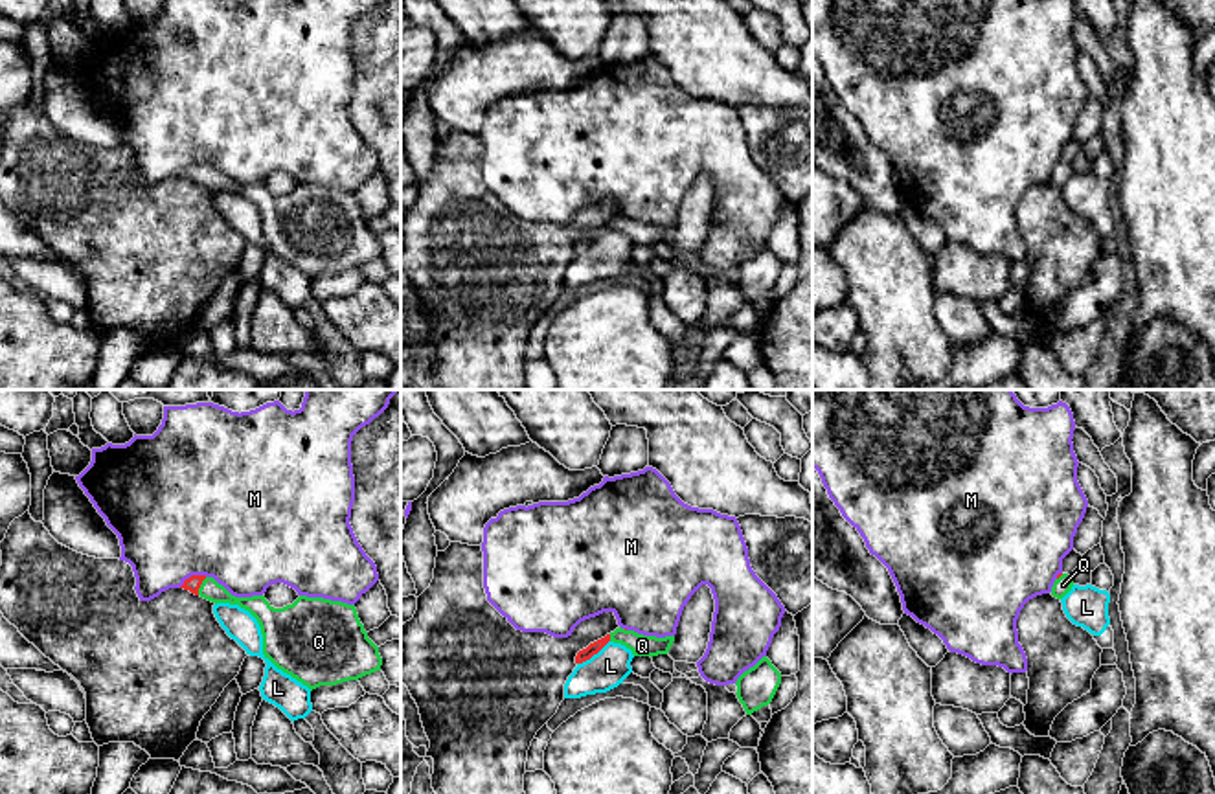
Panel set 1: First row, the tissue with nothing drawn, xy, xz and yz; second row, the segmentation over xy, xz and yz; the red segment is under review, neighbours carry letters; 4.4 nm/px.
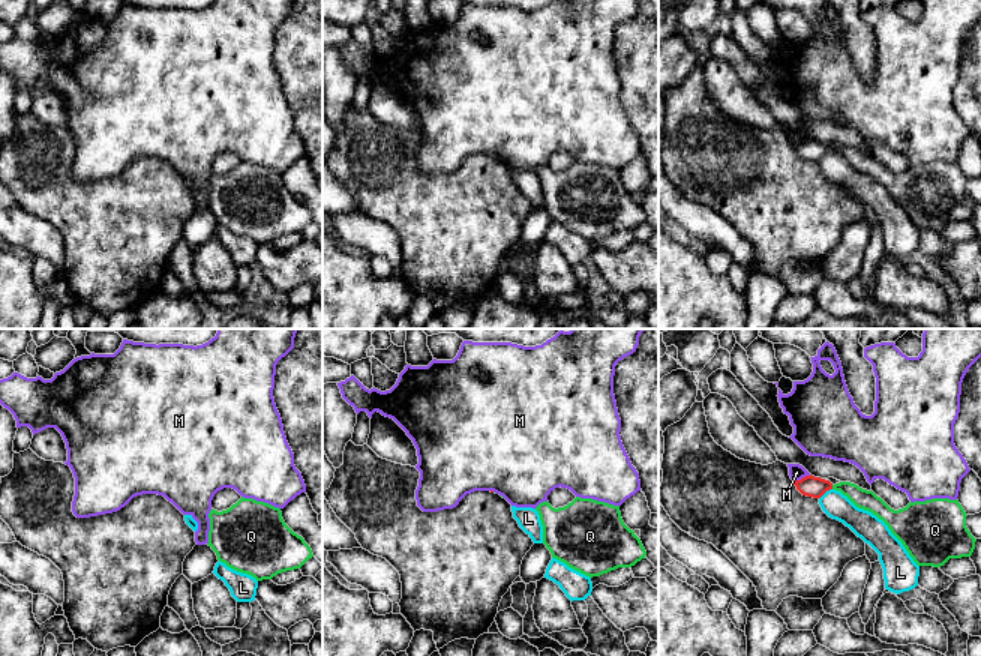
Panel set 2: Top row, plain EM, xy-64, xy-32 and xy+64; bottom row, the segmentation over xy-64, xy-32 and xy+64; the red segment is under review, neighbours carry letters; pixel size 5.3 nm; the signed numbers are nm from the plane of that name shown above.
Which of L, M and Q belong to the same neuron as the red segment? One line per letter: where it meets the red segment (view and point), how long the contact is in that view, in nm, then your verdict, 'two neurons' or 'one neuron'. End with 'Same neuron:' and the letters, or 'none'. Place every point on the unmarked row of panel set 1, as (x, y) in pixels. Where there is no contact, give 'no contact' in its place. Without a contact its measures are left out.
L: contact xz (592, 243); length 180 nm; two neurons
M: contact xy (192, 164); length 140 nm; two neurons
Q: contact xy (199, 175); length 90 nm; one neuron
Same neuron: Q

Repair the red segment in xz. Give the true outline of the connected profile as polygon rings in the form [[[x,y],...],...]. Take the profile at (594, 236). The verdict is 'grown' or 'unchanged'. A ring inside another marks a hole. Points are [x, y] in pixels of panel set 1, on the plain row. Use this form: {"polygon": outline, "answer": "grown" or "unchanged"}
{"polygon": [[[616,217],[614,221],[607,222],[605,226],[590,232],[586,237],[579,239],[575,244],[575,252],[583,252],[597,243],[608,230],[621,232],[632,239],[634,244],[658,244],[667,243],[675,224],[656,226],[656,224],[643,224],[634,219]]], "answer": "grown"}

